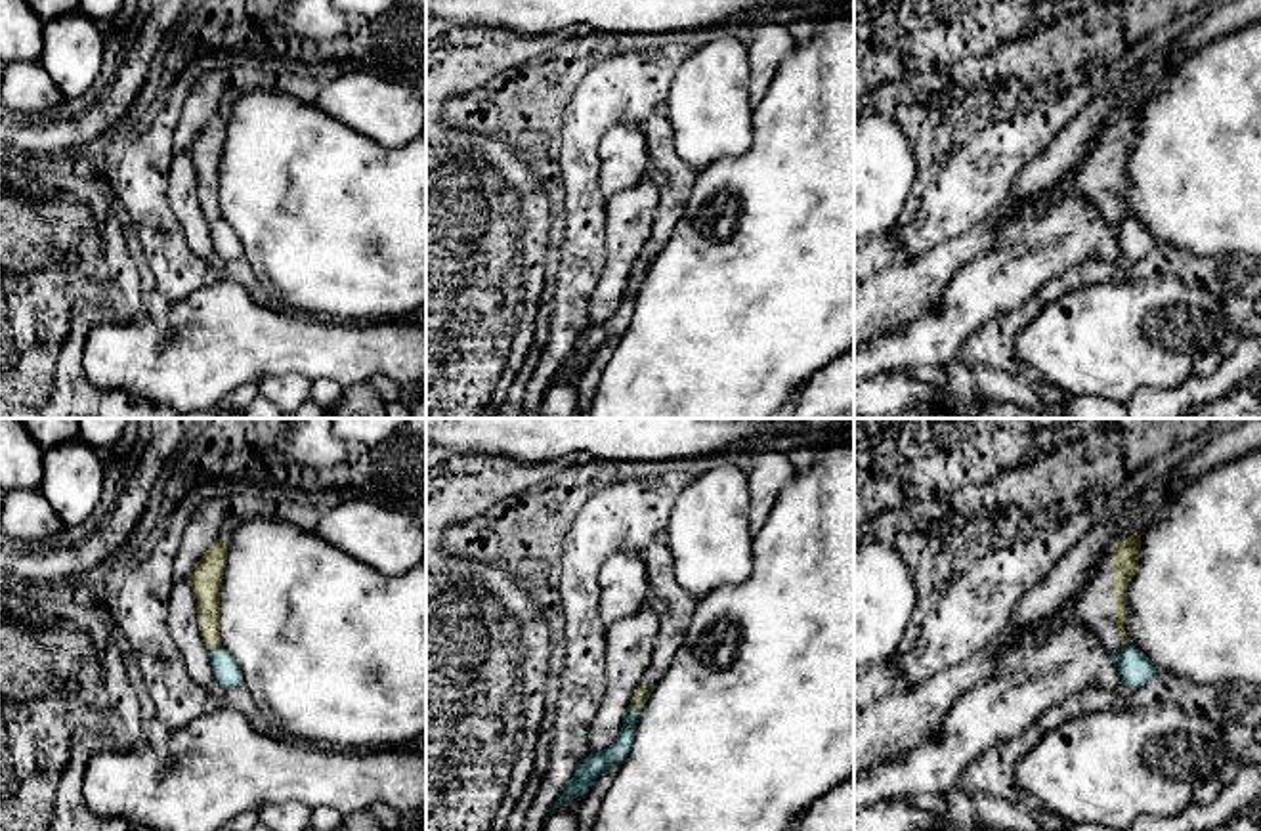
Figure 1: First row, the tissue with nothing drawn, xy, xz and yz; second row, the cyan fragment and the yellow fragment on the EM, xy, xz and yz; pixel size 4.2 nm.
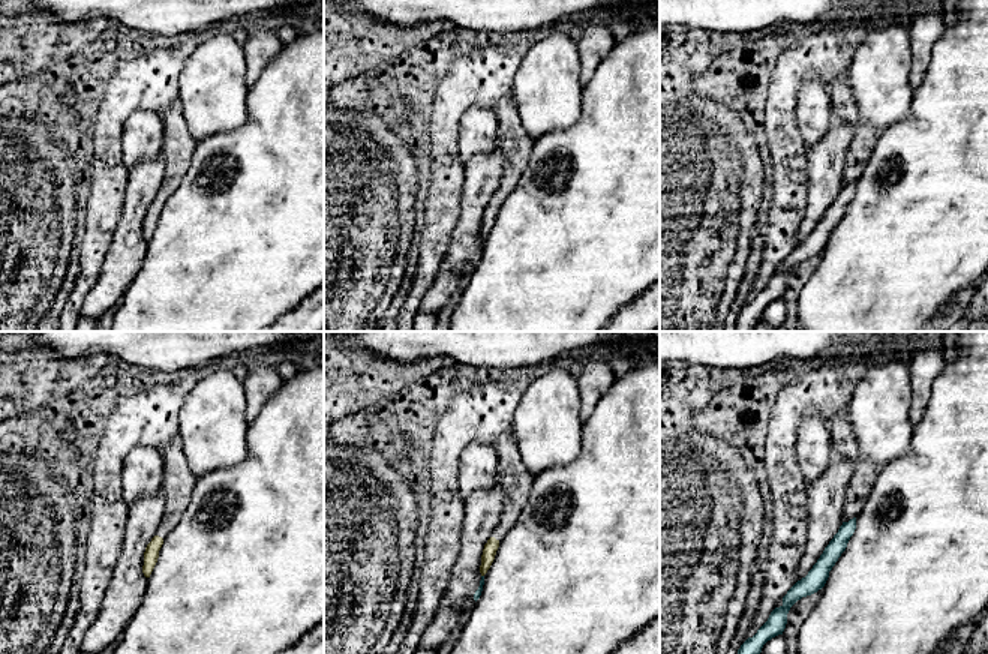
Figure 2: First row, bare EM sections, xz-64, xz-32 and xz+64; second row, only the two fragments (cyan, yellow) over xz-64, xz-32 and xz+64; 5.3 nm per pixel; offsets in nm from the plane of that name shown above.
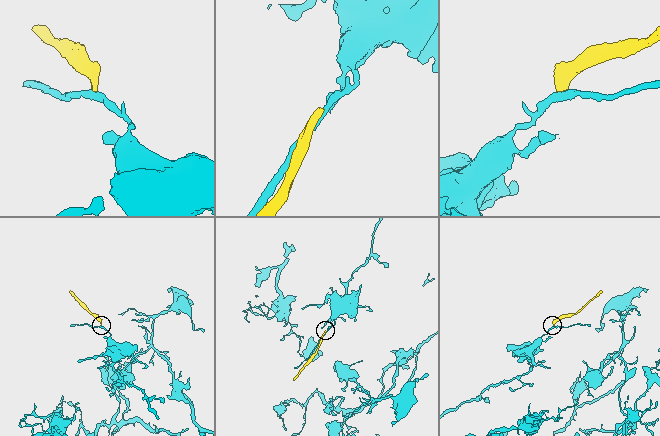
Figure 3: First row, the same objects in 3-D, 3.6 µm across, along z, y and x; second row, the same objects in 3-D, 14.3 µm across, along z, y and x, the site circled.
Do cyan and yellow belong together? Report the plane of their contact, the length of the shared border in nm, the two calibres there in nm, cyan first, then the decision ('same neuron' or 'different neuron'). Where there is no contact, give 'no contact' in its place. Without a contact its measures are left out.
xz | 70 nm | 80/60 nm | different neuron

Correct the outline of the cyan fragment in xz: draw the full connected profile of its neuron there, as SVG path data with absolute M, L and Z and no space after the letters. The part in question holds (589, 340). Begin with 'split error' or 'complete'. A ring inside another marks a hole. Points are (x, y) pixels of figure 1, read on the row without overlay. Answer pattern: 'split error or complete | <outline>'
complete | M638 279L636 283L627 285L621 304L617 306L617 311L611 319L600 323L600 325L590 325L588 329L585 329L573 350L569 352L566 363L558 369L558 373L554 374L550 388L556 384L558 376L571 369L571 367L587 367L588 359L592 357L592 353L598 350L598 346L602 342L606 342L611 334L623 334L632 319L634 313L634 306L636 306L636 294L642 287L644 279Z

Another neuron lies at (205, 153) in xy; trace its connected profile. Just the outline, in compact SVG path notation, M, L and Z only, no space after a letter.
M225 111L214 113L189 149L197 170L197 193L208 222L222 218L220 210L220 159L227 132Z

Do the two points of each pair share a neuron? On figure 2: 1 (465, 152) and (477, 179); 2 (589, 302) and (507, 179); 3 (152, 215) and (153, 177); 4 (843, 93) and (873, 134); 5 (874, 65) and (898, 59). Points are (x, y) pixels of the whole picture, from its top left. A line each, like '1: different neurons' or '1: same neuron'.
1: different neurons
2: different neurons
3: different neurons
4: same neuron
5: same neuron

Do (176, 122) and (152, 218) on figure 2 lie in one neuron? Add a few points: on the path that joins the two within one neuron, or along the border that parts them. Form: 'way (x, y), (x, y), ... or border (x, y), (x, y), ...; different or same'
way (176, 146), (174, 176), (164, 194); same

